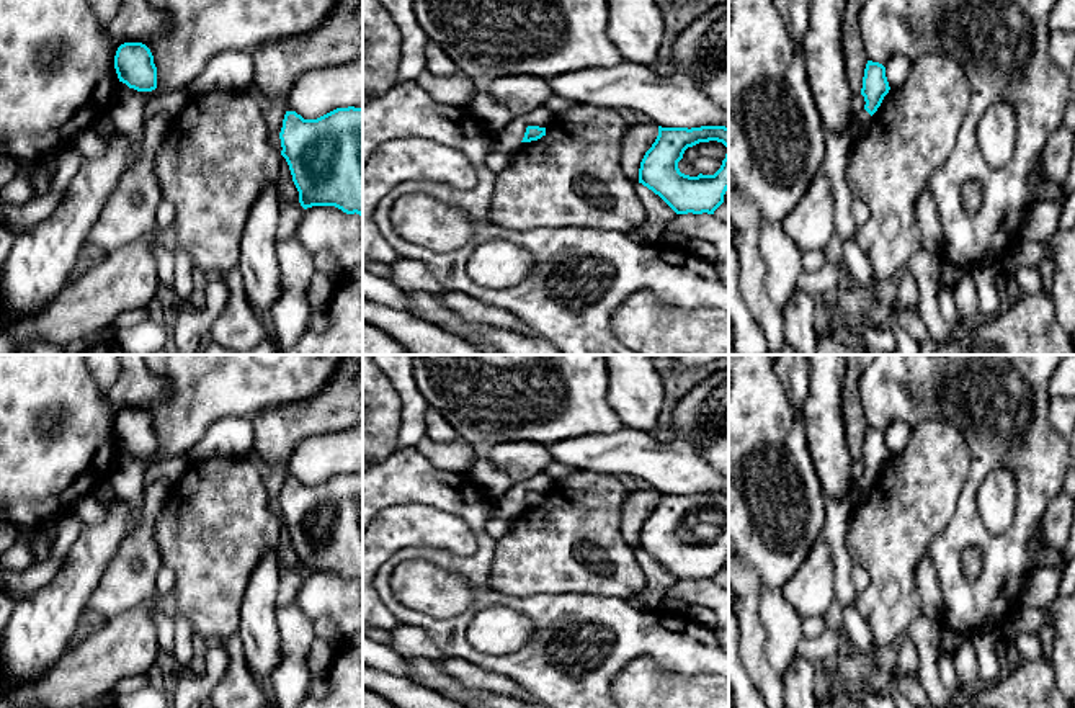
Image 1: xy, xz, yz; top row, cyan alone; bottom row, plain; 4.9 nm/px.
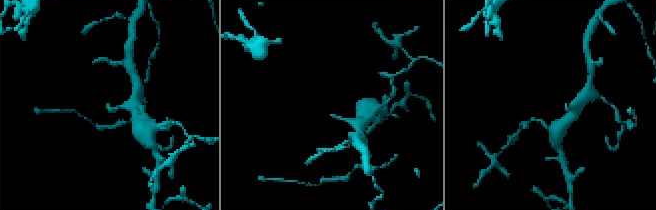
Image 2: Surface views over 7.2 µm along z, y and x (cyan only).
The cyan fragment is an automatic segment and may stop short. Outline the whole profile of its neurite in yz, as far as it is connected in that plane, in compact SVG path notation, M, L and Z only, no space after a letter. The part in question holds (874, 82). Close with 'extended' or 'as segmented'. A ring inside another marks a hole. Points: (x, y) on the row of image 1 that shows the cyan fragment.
M868 60L861 88L866 105L863 111L853 114L850 124L850 152L853 150L856 141L868 129L871 116L877 111L889 90L890 87L885 77L885 67L879 62Z | extended

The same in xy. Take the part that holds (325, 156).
M337 108L317 119L286 111L279 139L304 209L335 206L363 217L363 108Z | as segmented

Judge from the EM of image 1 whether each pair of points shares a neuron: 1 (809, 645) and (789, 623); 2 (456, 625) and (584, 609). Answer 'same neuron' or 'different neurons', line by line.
1: different neurons
2: same neuron

